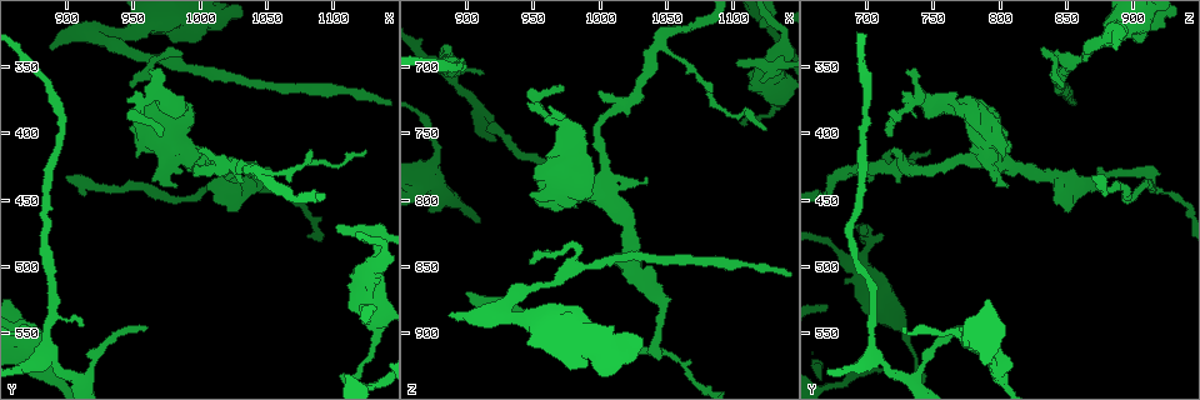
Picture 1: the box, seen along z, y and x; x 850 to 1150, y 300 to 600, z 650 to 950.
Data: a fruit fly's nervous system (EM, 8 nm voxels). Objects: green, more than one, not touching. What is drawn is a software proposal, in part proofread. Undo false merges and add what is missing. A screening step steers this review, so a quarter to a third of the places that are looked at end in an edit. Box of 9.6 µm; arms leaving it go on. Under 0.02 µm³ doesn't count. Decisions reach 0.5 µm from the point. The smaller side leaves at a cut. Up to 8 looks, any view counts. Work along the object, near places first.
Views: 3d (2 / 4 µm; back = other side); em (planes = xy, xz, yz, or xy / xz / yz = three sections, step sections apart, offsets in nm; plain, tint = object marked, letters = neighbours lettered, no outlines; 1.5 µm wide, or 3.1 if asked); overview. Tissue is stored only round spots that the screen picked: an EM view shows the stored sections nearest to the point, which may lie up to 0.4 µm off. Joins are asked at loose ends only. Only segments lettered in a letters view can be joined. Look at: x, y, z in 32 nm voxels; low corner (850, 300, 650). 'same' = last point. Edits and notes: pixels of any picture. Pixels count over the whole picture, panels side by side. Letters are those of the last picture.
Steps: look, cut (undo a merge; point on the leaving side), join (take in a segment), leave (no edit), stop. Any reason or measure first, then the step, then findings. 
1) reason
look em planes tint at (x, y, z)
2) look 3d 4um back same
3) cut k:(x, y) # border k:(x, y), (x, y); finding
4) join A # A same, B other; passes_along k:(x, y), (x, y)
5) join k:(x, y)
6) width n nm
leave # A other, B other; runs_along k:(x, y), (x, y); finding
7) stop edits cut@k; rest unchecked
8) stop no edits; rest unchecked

branch point
look em planes letters at (1042, 428, 686)

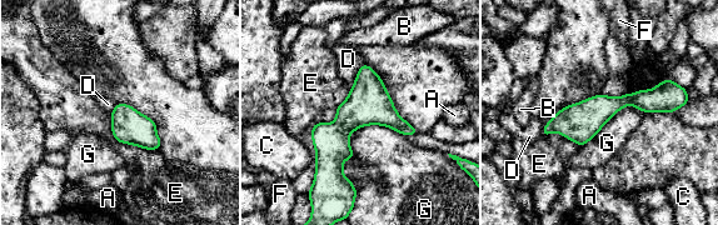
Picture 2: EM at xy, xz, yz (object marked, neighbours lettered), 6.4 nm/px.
longest_contact E 400 nm
leave # A other, B other, C other, D other, E other, F other, G other; runs_along 2:(674, 101), (623, 100), (546, 131); one cell here

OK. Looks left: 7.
narrows sharply
look em yz step 4 tint at (978, 346, 852)

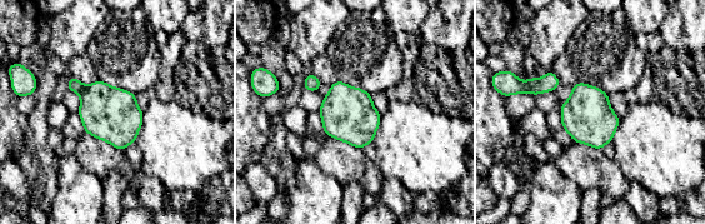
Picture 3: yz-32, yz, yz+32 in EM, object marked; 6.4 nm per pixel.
cut it another way
look em planes letters same

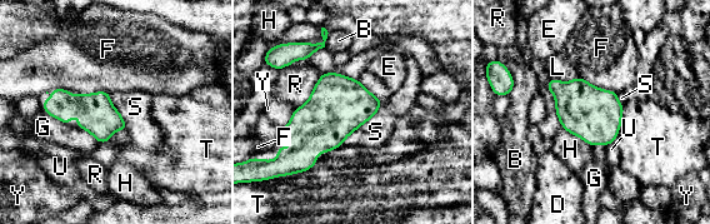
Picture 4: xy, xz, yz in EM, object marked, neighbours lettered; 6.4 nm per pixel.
leave # B other, D other, E other, F other, G other, H other, L other, R other, S other, T other, U other, Y other; all the same cell

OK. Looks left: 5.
branch stops here
look 3d 4um at (888, 336, 886)

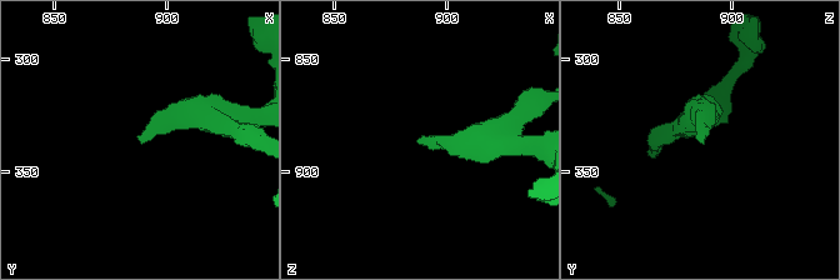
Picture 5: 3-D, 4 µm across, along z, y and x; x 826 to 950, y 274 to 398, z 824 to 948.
shape alone is not enough
look em xz step 8 tint at (887, 334, 885)

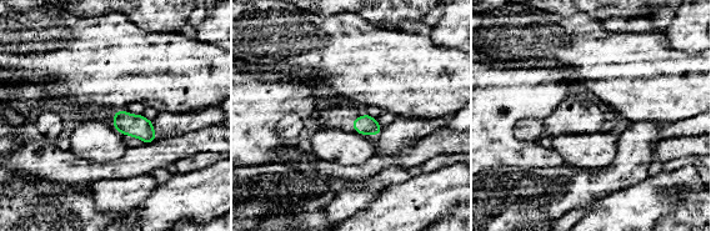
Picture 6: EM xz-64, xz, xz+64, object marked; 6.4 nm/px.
look em xy step 8 letters same

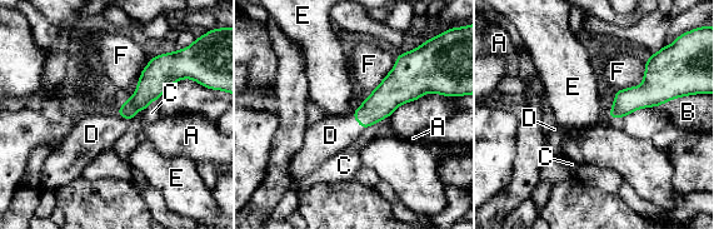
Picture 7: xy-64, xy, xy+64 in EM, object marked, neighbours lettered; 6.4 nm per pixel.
join D # A other, B other, C other, D same, E other, F other; passes_along 7:(383, 101), (356, 120), (330, 135); the cell continues

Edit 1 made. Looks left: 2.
stop edits join@7; rest unchecked

